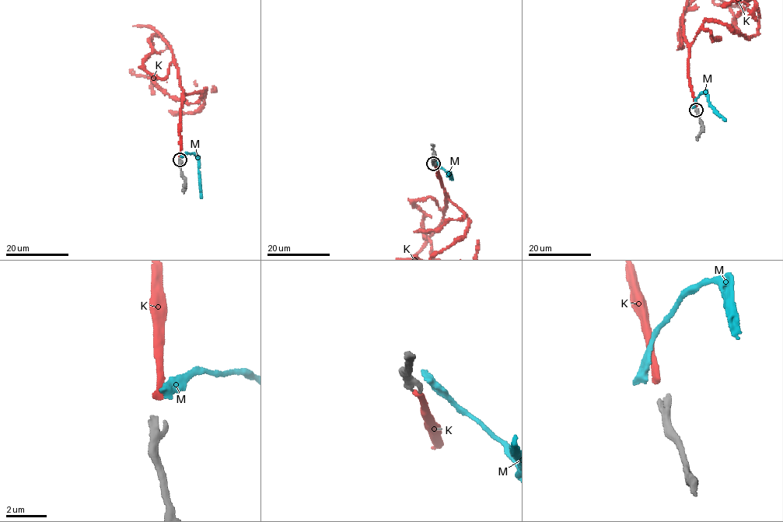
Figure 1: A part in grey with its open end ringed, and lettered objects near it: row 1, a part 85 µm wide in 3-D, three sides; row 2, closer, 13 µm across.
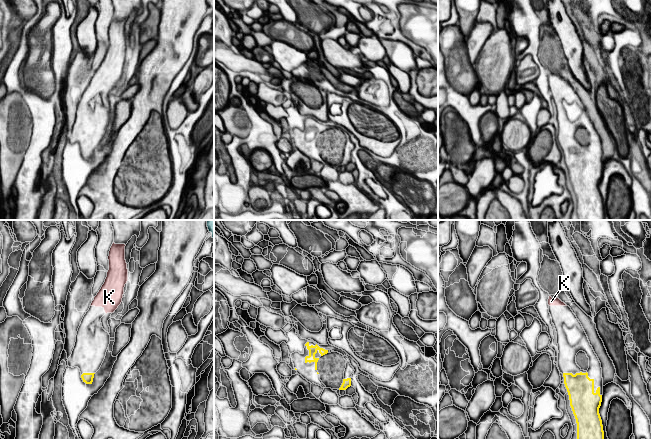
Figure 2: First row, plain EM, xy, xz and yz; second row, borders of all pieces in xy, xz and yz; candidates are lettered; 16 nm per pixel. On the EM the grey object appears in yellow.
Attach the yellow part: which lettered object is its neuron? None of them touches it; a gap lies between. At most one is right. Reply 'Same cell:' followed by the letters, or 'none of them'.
Same cell: K

